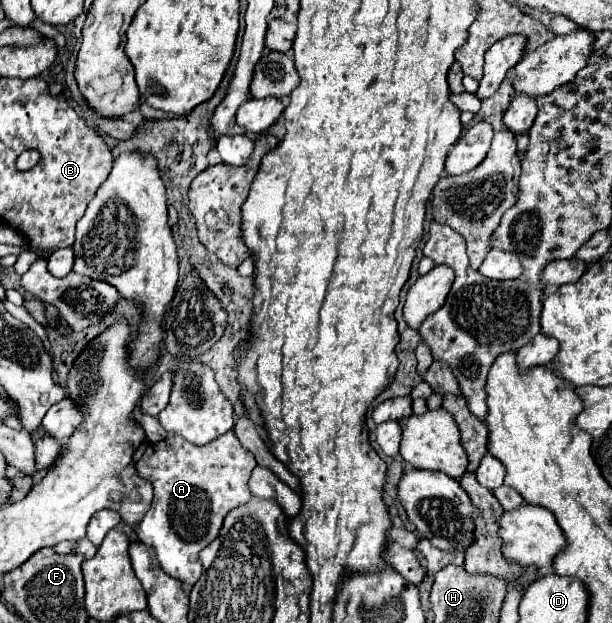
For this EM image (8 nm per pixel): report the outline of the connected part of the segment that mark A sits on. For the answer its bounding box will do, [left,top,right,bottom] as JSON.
[135,431,255,585]

